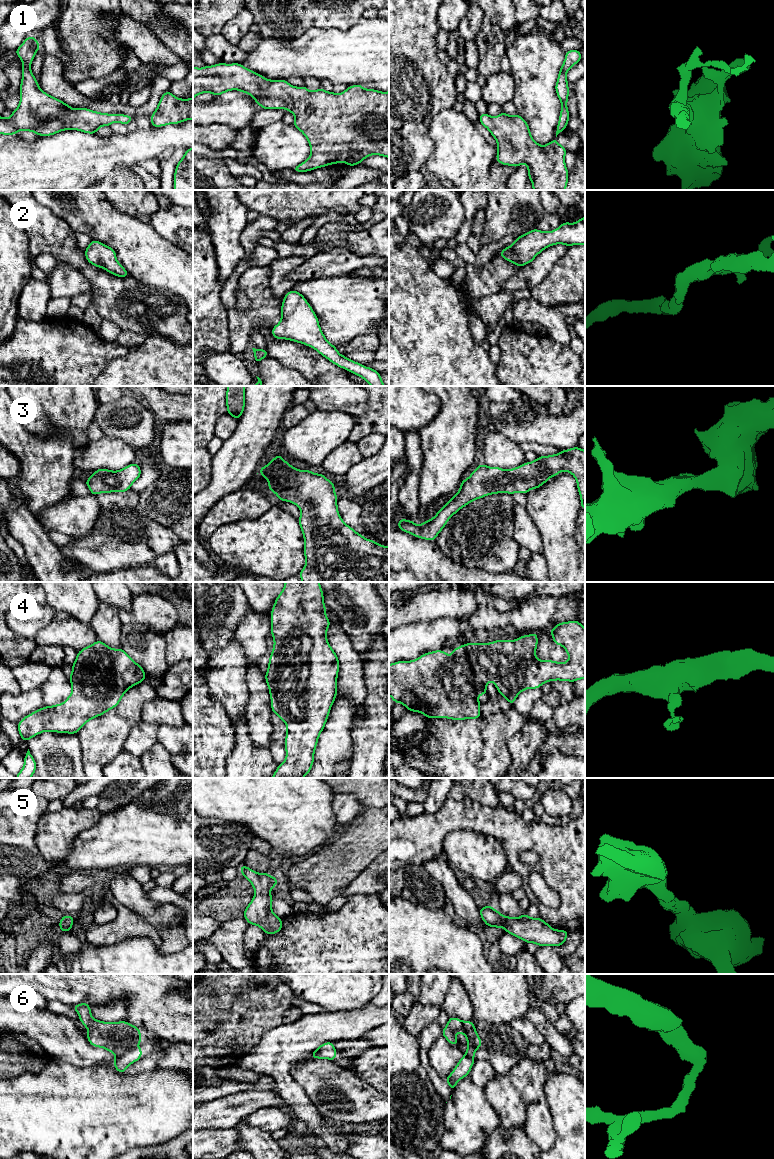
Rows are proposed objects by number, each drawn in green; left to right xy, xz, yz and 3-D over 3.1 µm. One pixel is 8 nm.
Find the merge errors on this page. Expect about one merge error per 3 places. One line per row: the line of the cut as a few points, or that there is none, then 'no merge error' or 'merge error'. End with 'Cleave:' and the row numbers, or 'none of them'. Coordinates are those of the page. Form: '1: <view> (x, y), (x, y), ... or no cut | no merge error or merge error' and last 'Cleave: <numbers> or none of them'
1: no cut | no merge error
2: no cut | no merge error
3: no cut | no merge error
4: no cut | no merge error
5: no cut | no merge error
6: xy (129, 1050), (116, 1057) | merge error
Cleave: 6

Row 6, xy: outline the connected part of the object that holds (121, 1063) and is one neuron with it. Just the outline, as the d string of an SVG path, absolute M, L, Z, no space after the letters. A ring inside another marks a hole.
M137 1047L132 1051L124 1053L120 1057L116 1057L114 1060L114 1067L119 1073L123 1073L132 1063L141 1059L141 1055L142 1048Z

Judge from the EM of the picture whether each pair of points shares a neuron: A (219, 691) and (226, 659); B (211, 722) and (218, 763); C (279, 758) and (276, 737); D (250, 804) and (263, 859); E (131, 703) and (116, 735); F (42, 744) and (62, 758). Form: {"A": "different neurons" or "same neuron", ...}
{"A": "same neuron", "B": "same neuron", "C": "same neuron", "D": "different neurons", "E": "same neuron", "F": "same neuron"}

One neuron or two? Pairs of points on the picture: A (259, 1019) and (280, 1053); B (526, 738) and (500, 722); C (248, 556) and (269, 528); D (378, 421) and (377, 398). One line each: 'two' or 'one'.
A: two
B: two
C: one
D: one

